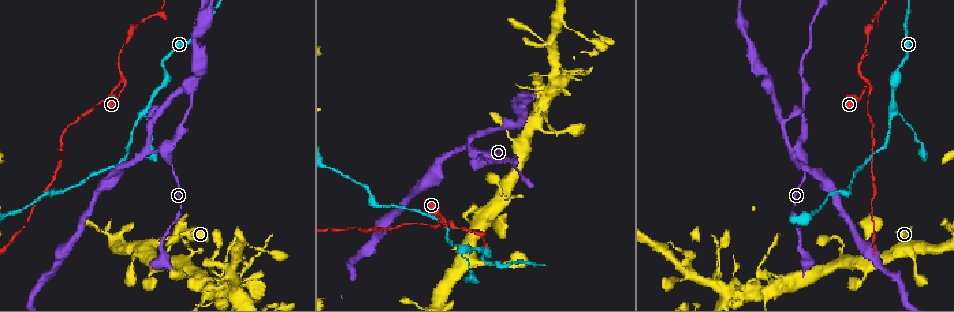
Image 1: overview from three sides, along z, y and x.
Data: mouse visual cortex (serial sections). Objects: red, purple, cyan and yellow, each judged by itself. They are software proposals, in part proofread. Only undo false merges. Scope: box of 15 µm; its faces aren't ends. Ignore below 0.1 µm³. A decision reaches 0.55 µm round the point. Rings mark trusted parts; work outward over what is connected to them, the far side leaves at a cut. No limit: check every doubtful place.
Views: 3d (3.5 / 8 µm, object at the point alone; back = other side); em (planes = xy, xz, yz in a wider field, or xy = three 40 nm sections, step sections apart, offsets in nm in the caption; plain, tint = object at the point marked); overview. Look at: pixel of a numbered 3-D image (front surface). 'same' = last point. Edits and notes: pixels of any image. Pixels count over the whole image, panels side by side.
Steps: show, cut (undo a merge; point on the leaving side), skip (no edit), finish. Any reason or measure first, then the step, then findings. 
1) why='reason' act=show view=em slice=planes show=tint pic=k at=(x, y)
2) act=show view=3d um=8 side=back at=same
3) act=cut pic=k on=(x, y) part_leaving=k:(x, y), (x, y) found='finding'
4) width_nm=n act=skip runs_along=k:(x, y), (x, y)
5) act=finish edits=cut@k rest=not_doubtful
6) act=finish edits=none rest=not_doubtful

why='two arms at a narrow angle' act=show view=3d um=3.5 pic=1 at=(444, 226)

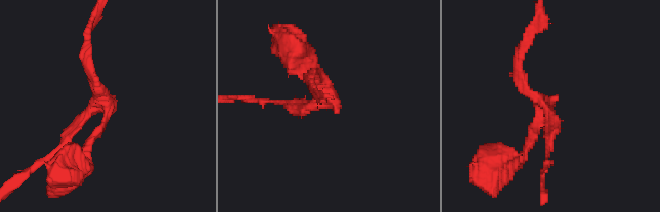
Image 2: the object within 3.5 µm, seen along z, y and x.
why='need the tissue' act=show view=em slice=xy step=1 show=tint pic=2 at=(104, 107)

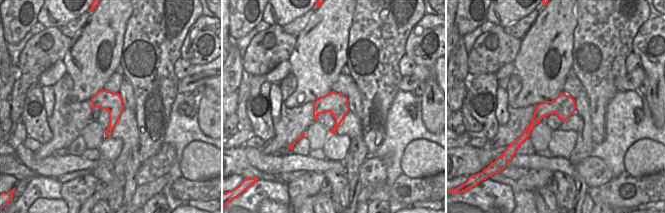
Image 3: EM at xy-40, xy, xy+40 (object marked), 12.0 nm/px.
arms=3 arm_widths_nm=150,150,150 act=skip runs_along=3:(572, 102), (548, 107), (525, 135) found='all the same cell'

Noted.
why='abrupt turn' act=show view=3d um=8 side=back pic=1 at=(483, 235)

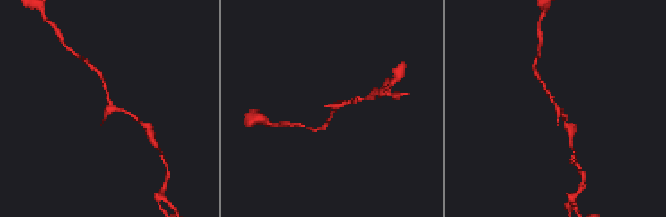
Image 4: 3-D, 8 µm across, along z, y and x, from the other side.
act=show view=em slice=xy step=5 show=tint pic=4 at=(110, 106)

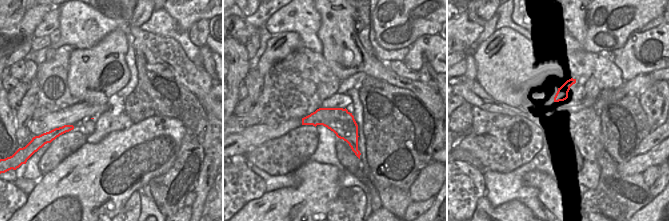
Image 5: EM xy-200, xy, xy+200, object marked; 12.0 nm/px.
act=skip runs_along=4:(136, 118), (109, 108), (104, 86) found='one cell here'

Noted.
why='two arms in line, one across' act=show view=3d um=3.5 pic=1 at=(464, 246)

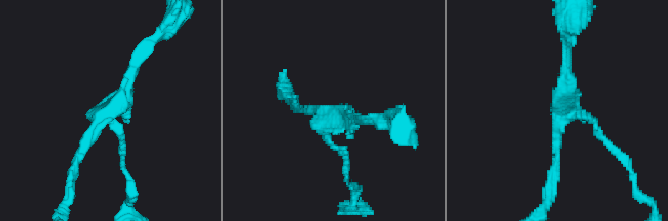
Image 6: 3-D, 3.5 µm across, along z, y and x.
arms=3 arm_widths_nm=150,150,200 act=show view=em slice=xy step=3 show=tint pic=6 at=(106, 109)

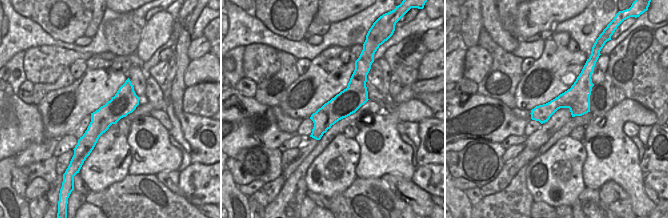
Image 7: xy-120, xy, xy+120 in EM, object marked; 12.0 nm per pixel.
act=skip runs_along=7:(358, 72), (356, 89), (314, 135) found='continuous, no second cell'

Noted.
why='a fork' act=show view=3d um=3.5 pic=1 at=(484, 153)

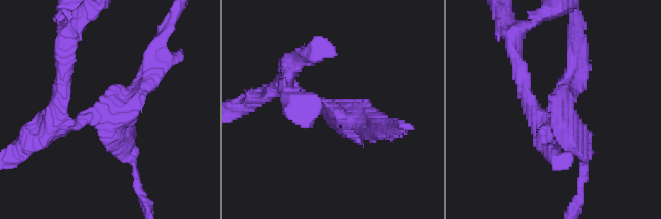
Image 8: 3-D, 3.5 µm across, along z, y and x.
act=show view=em slice=xy step=3 show=tint pic=8 at=(106, 119)

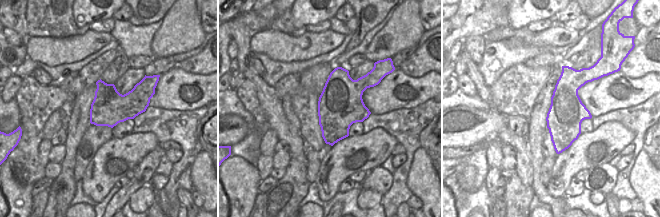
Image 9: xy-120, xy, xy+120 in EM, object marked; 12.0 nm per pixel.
act=skip runs_along=8:(360, 134), (311, 95), (271, 90) found='all the same cell'

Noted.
why='thin neck' act=show view=3d um=8 side=back pic=1 at=(225, 280)

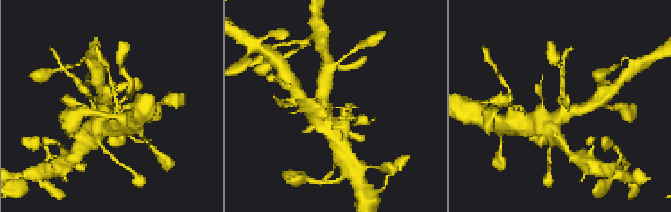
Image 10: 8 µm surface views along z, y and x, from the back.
arm_widths_nm=150,500 act=show view=em slice=xy step=1 show=tint pic=10 at=(112, 107)

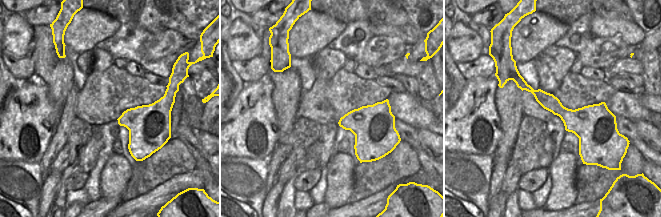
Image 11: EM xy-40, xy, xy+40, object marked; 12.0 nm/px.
act=skip runs_along=10:(99, 125), (99, 115), (123, 99), (130, 84) found='one cell here'

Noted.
why='branch point' act=show view=3d um=3.5 pic=1 at=(144, 154)

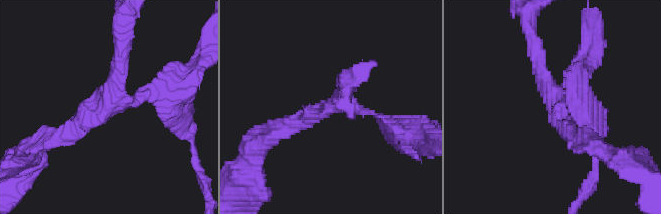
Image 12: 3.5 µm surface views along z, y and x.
arms=3 arm_widths_nm=200,200,250 act=show view=em slice=planes show=tint pic=12 at=(112, 101)

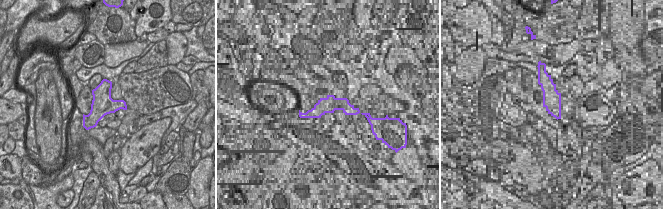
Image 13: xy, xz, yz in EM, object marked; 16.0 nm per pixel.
width_nm=360 act=skip runs_along=12:(169, 103), (111, 103), (59, 137) found='all the same cell'

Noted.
act=finish edits=none rest=not_doubtful

